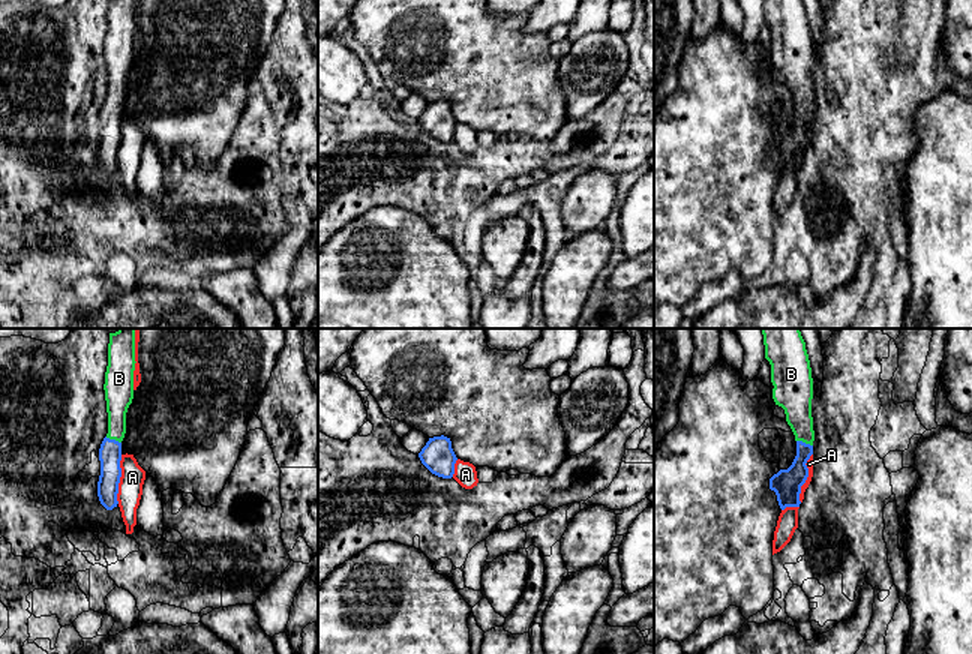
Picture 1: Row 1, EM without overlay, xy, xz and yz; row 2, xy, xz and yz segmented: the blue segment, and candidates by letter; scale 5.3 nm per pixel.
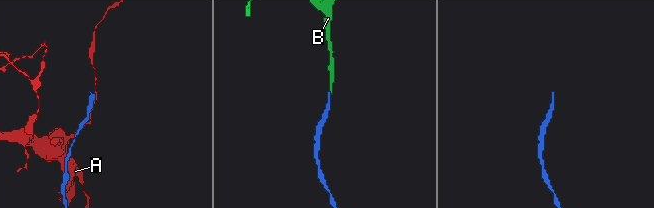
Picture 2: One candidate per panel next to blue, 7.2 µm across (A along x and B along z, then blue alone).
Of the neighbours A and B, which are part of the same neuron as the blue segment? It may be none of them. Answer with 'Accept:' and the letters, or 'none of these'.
Accept: B

